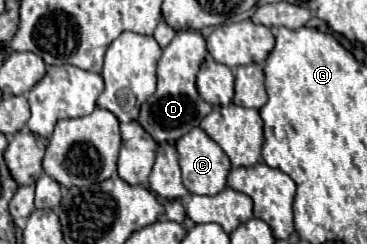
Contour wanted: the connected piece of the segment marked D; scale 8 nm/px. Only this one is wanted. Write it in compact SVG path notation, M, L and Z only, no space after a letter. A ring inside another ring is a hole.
M182 30L174 36L174 40L164 48L162 58L158 60L158 88L156 92L142 104L138 122L142 128L158 142L176 142L180 136L188 134L192 128L200 126L202 118L210 114L212 106L204 102L196 90L196 74L200 64L204 62L208 50L206 40L196 30Z

